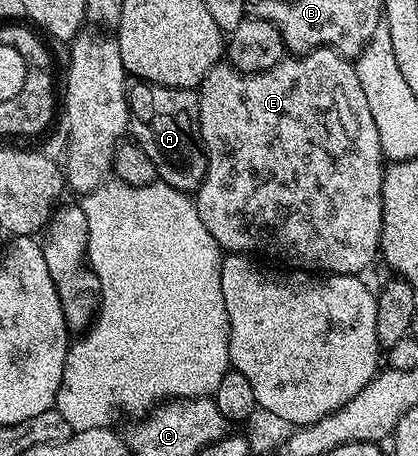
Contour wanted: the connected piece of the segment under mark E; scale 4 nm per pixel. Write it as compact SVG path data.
M327 46L325 48L314 48L310 52L291 55L285 60L281 60L276 66L272 66L263 72L242 72L229 62L220 62L212 70L208 70L208 74L202 80L202 83L198 85L196 91L198 93L198 125L202 131L202 151L206 154L206 173L202 179L202 185L198 187L196 203L200 214L200 222L204 222L204 227L207 228L208 234L212 234L212 238L216 238L219 248L230 254L253 254L258 258L267 256L270 259L267 261L277 262L290 270L309 270L315 274L333 274L336 276L357 276L365 273L365 268L374 259L376 261L379 259L382 246L382 173L384 171L384 155L380 134L377 133L375 119L372 118L372 113L368 108L368 101L364 96L360 78L357 77L357 70L347 57L341 56L340 53Z

